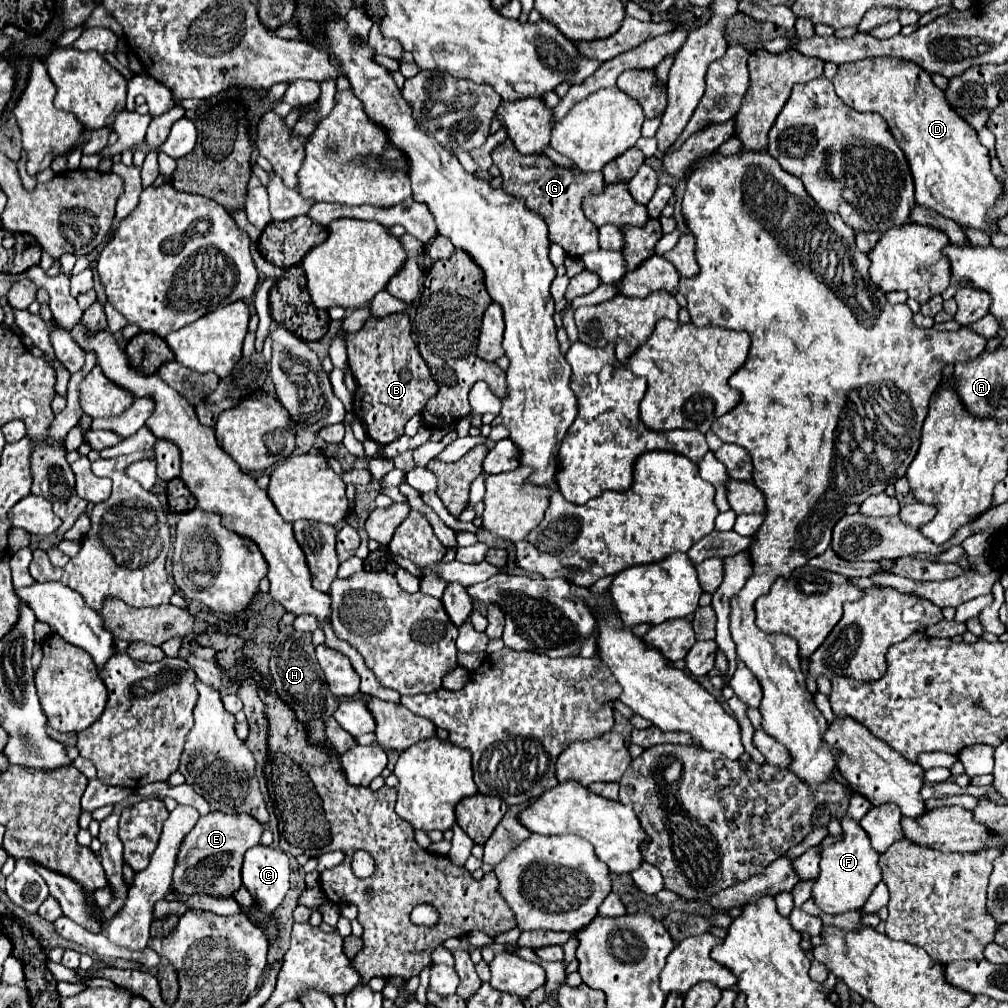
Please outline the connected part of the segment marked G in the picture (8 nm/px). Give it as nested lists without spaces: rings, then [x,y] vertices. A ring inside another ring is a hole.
[[[511,140],[501,142],[491,152],[493,164],[501,170],[503,190],[511,196],[523,198],[531,212],[537,212],[549,226],[549,240],[563,246],[563,250],[579,258],[589,250],[597,250],[597,226],[589,222],[581,210],[581,200],[587,194],[601,192],[605,180],[601,172],[583,172],[579,168],[561,168],[547,156],[523,156]]]

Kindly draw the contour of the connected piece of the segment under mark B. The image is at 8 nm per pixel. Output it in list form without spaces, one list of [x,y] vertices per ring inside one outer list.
[[[389,314],[385,318],[369,318],[365,326],[357,332],[345,332],[341,330],[345,344],[347,344],[347,356],[349,356],[349,368],[357,380],[357,392],[353,396],[353,414],[363,422],[367,434],[371,440],[379,444],[389,444],[403,436],[403,428],[409,418],[423,412],[423,406],[429,398],[437,396],[439,386],[431,378],[431,372],[427,364],[421,360],[421,354],[411,340],[411,322],[407,314]]]

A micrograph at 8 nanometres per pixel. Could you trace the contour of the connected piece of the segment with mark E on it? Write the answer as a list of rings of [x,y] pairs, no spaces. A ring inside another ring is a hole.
[[[209,812],[199,818],[195,828],[183,840],[175,870],[173,870],[173,894],[209,894],[209,896],[233,896],[241,888],[239,870],[243,866],[245,852],[259,844],[265,824],[259,824],[253,816],[247,814],[223,814]]]

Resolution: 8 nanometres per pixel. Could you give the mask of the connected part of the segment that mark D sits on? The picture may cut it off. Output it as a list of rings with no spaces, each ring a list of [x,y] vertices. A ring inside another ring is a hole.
[[[865,58],[859,62],[841,64],[837,76],[833,78],[837,96],[851,108],[859,112],[877,112],[881,114],[891,134],[895,136],[899,148],[905,152],[905,158],[909,162],[913,180],[915,180],[915,200],[919,206],[933,208],[941,216],[947,216],[955,220],[961,228],[973,228],[981,230],[985,234],[999,232],[999,220],[987,222],[989,210],[997,204],[997,200],[1003,194],[1003,186],[997,180],[997,176],[991,172],[991,158],[989,150],[979,142],[975,128],[971,128],[951,106],[947,104],[943,90],[939,90],[931,76],[923,72],[915,62],[897,60],[897,58]]]

